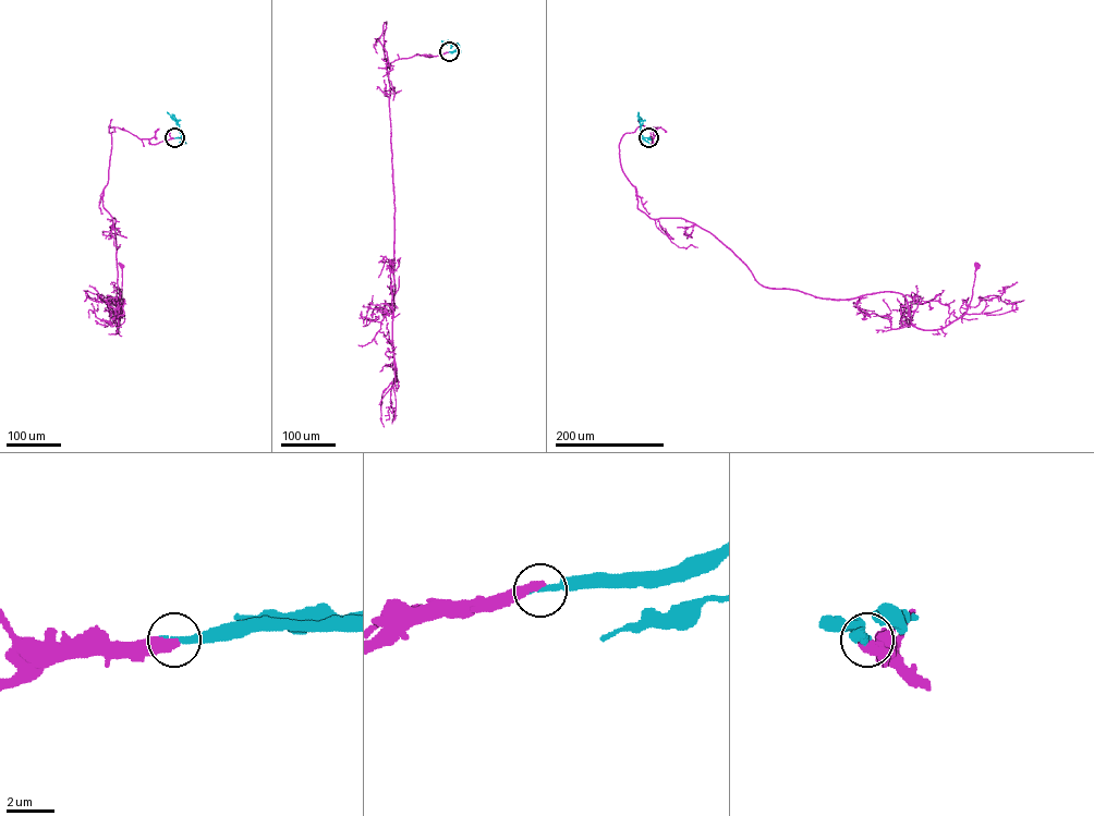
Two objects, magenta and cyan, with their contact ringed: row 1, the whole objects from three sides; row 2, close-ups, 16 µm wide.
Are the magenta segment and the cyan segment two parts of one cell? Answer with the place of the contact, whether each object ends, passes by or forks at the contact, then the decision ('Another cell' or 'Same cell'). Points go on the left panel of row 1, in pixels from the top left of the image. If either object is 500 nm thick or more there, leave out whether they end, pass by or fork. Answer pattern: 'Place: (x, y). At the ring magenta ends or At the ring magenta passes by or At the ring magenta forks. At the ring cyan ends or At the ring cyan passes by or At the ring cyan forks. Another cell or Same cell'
Place: (174, 137). At the ring magenta ends. At the ring cyan ends. Same cell

